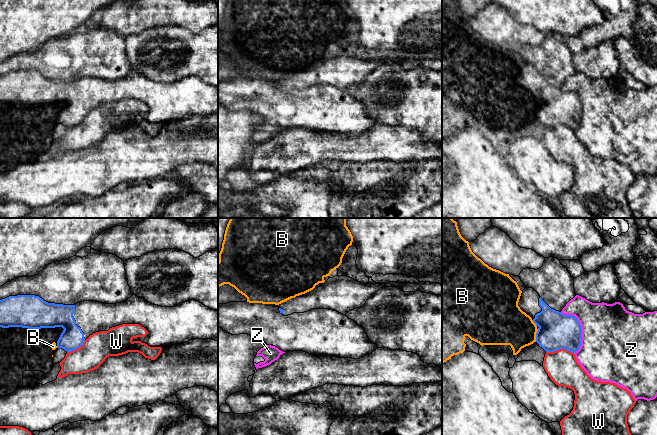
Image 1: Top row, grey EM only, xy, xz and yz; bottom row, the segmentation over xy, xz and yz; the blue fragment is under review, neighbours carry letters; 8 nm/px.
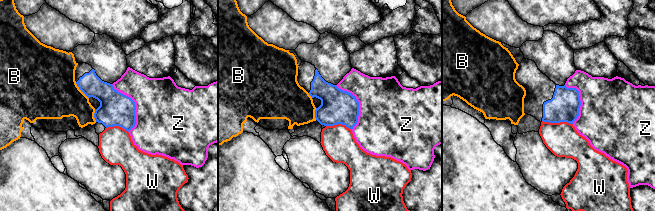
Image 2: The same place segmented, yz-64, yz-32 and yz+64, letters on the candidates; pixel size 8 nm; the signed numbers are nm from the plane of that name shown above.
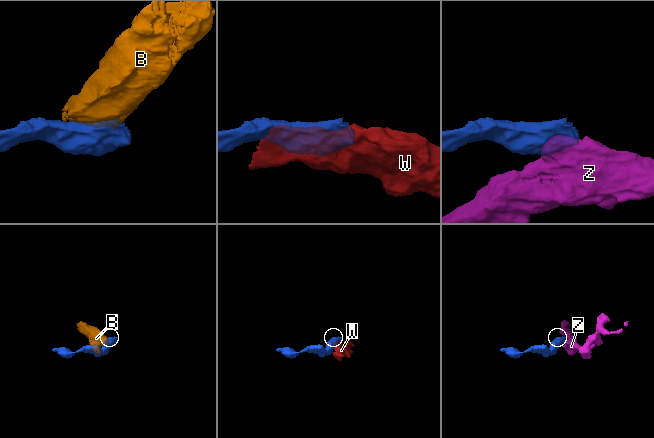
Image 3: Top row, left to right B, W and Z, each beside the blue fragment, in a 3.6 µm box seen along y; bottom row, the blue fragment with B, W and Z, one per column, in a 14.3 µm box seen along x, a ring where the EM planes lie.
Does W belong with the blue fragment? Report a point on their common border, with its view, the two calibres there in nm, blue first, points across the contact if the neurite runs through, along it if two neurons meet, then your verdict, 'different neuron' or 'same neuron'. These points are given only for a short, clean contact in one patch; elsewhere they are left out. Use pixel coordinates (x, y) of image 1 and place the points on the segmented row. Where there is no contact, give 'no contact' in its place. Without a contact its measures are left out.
yz (560, 348) | 300/260 nm | different neuron

